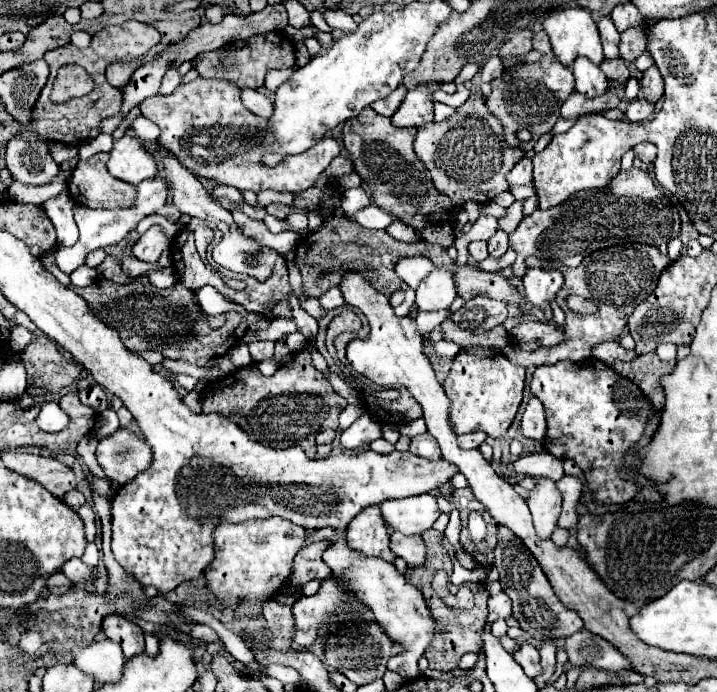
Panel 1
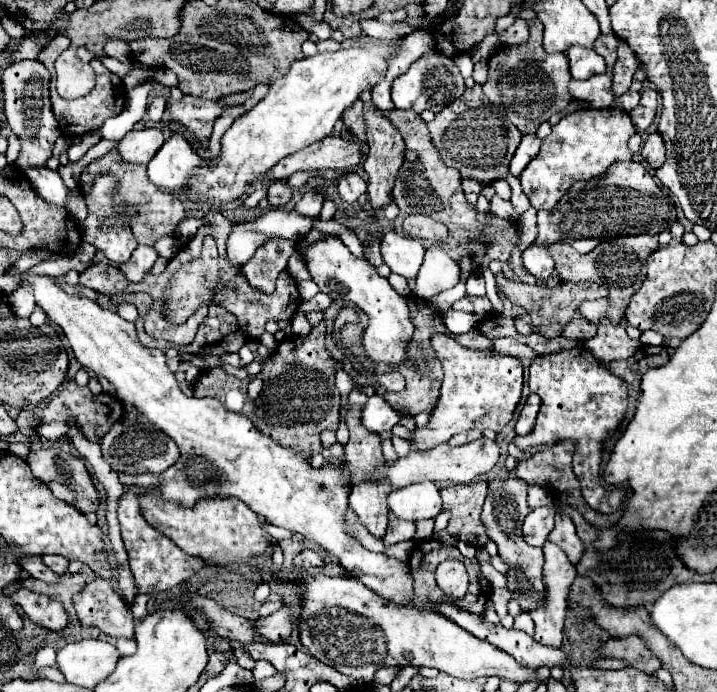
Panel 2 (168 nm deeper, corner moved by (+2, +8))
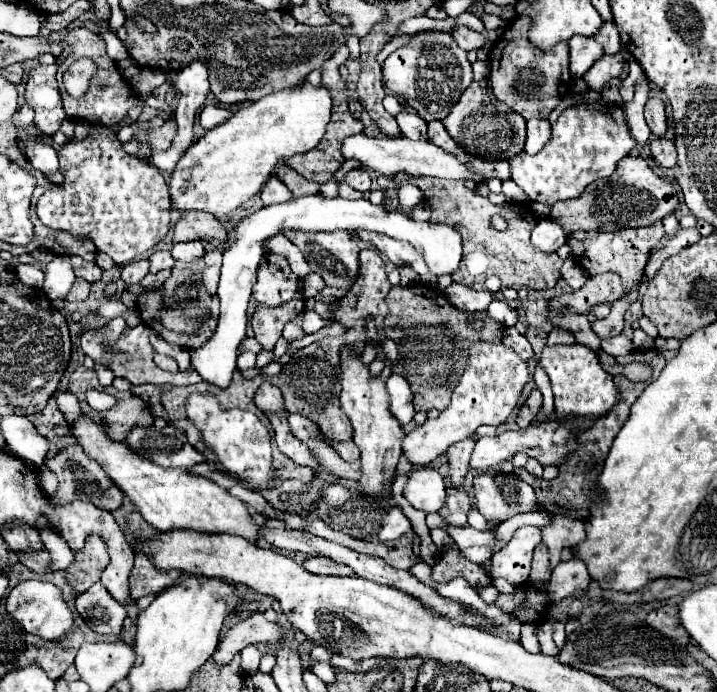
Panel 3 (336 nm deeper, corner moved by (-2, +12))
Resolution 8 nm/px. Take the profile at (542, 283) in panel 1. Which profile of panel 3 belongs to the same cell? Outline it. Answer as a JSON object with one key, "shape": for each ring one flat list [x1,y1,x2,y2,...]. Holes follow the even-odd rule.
{"shape":[[545,218,545,220,539,220,539,224,533,228,531,244,535,250,539,250,543,254,553,254,565,244,565,236,567,234,563,232,563,228,559,224]]}

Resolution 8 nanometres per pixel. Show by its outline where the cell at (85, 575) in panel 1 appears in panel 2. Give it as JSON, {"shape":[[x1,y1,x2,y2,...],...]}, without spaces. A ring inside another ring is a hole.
{"shape":[[41,556,41,560,43,560,43,564,49,568,49,570,53,570,55,574,65,574,65,570,67,570,67,566,69,566,69,560,65,560,63,556]]}

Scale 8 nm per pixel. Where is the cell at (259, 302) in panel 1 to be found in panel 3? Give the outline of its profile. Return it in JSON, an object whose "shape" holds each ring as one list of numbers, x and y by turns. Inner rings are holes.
{"shape":[[301,290,295,292,293,300,277,306,277,308,267,306,267,304,257,304,257,308,251,316,251,328,253,328,253,334,259,340,259,344,263,344,265,350,273,350,275,342,281,336,283,324,291,322,303,310,305,310,305,298,303,298]]}

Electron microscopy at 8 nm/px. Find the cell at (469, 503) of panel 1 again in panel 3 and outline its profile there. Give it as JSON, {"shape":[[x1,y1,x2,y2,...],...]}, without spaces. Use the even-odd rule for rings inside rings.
{"shape":[[449,486,447,488,447,502,445,506,439,510,441,518,451,524,451,526,459,526,459,528,465,528,469,526,467,524,467,516,473,508,473,500,471,496,463,490,463,488,453,488]]}

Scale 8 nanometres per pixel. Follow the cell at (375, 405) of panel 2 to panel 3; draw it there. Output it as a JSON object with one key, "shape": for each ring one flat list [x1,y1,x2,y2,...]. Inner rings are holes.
{"shape":[[391,374,387,378,387,392,389,392,389,410,391,414,401,420,401,424,411,422,415,410,413,410,413,394,409,390,409,384,399,376,399,374]]}

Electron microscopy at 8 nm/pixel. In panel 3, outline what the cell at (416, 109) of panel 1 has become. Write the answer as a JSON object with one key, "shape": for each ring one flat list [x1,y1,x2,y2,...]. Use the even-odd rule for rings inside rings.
{"shape":[[419,32,407,46,395,50,383,62,385,88,399,100,403,98,407,106,413,106,425,122,445,118,463,90,471,84,471,78,473,74,467,52,445,32]]}

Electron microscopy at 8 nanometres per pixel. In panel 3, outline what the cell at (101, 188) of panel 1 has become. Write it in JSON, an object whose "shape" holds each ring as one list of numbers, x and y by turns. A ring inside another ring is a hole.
{"shape":[[189,210,181,212,181,218,175,222,173,230,173,242,189,242,189,240,207,240,213,246,219,246,225,242,229,232,225,226,213,218,209,212]]}

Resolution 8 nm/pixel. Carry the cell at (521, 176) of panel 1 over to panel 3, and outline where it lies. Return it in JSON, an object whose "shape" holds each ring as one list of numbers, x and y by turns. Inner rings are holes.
{"shape":[[529,120,527,122,527,142,523,152,537,154,545,142,549,142,551,136,551,124,549,120]]}

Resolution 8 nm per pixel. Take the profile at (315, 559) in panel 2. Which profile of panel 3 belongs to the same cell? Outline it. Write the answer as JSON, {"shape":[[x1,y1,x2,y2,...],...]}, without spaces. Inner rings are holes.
{"shape":[[313,556,313,558,307,558,303,562,303,568,307,572,313,572,313,574,327,574,327,576,353,576,349,572,349,568,345,568,343,564,337,564,325,556]]}

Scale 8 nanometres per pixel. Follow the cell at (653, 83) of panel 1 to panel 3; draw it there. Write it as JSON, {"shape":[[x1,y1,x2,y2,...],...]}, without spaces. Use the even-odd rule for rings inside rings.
{"shape":[[653,96,653,98,647,100,647,104,645,104,645,120,647,120,647,126,651,128,651,132,655,136,663,136,665,134,667,118,665,118,665,106,663,106,661,98]]}

